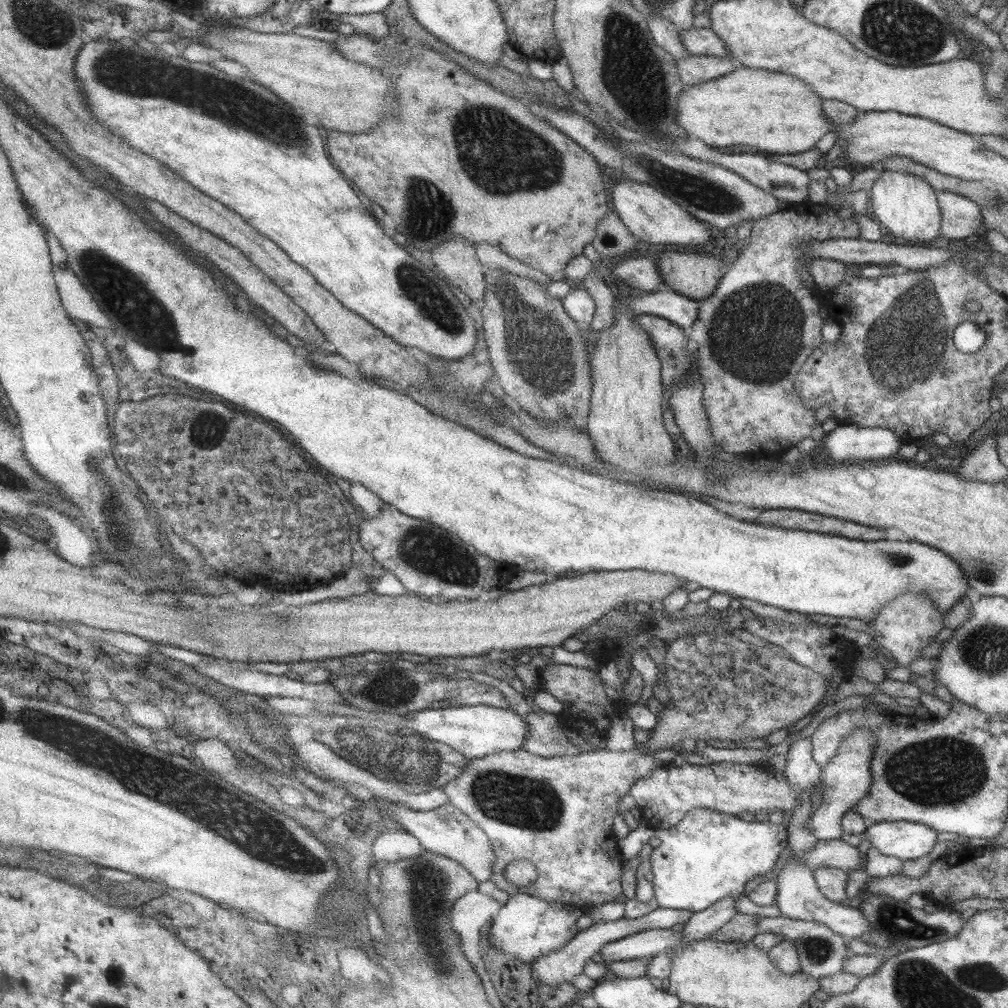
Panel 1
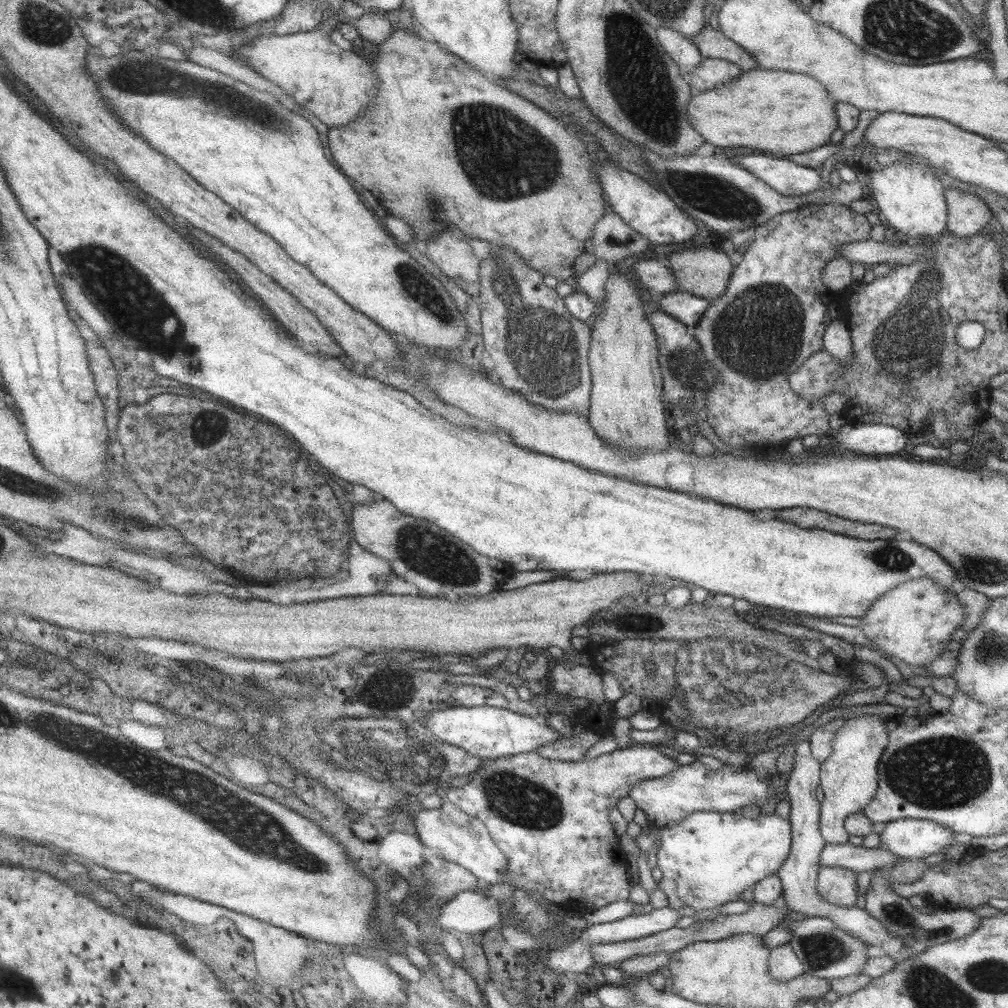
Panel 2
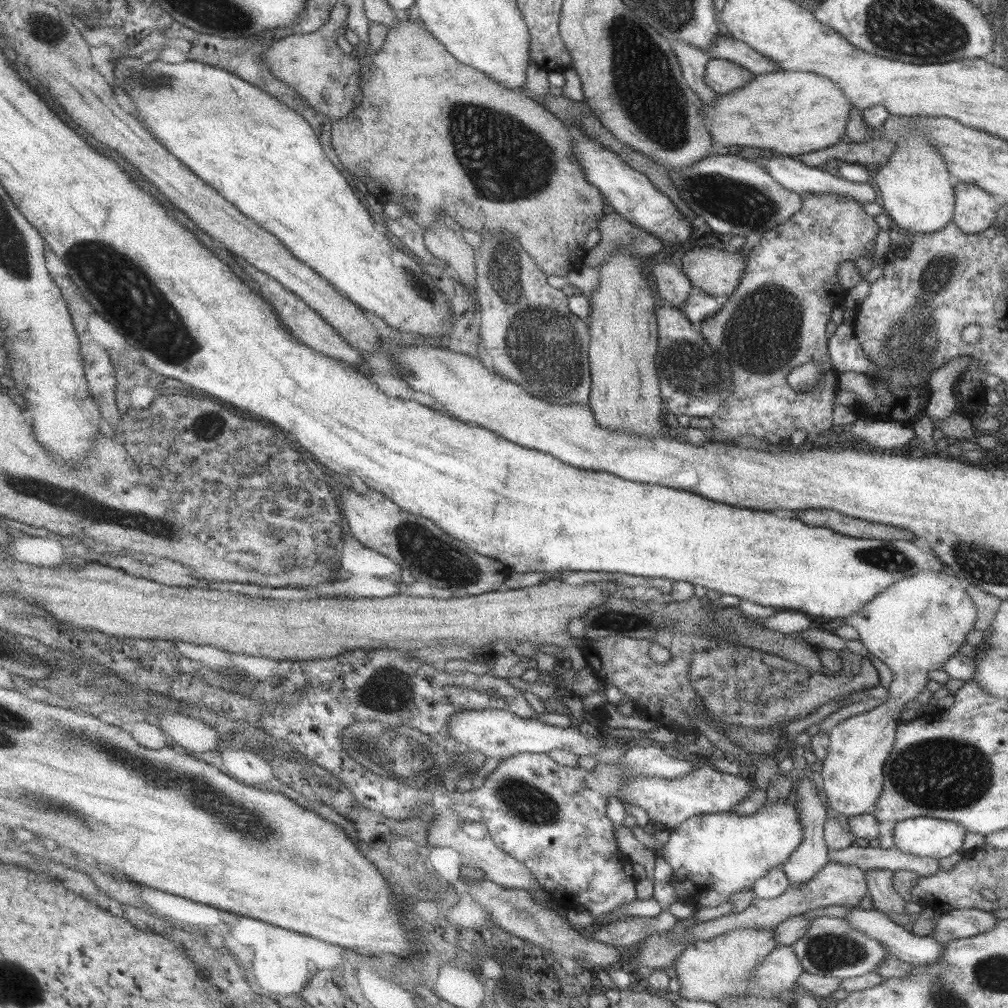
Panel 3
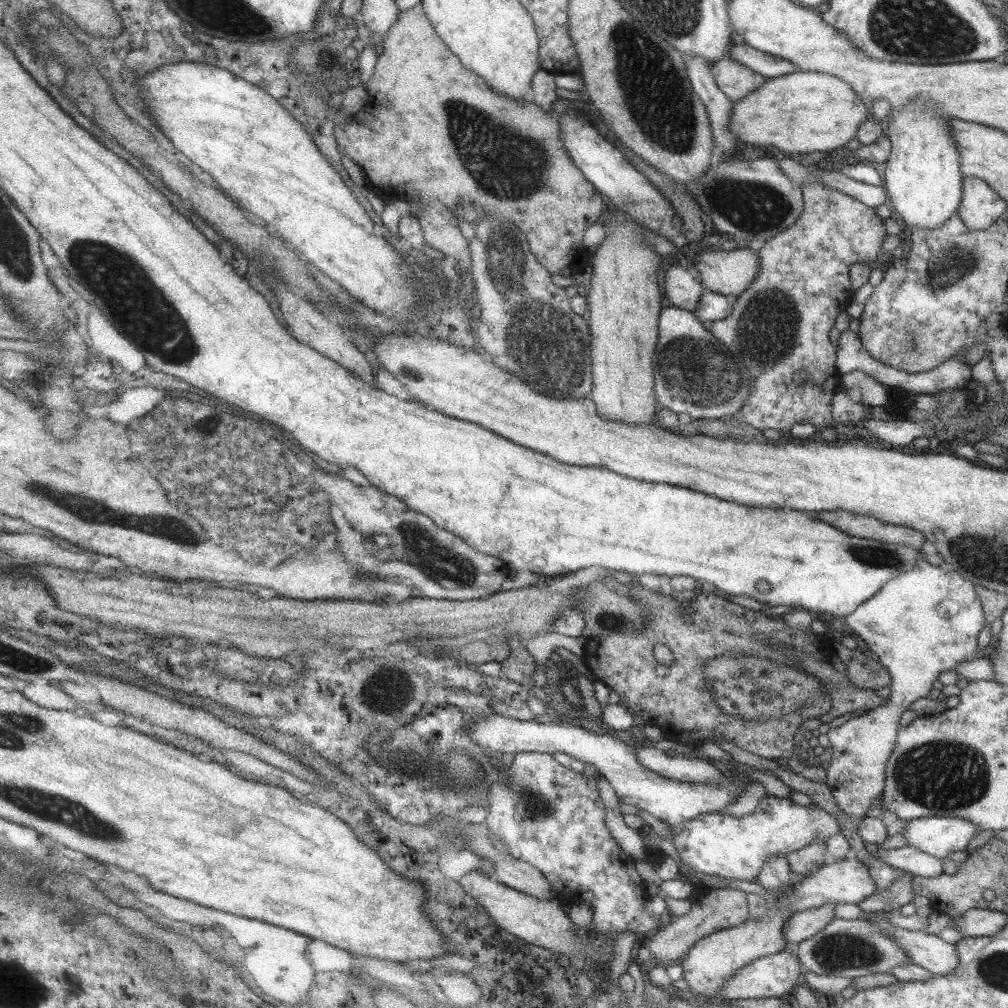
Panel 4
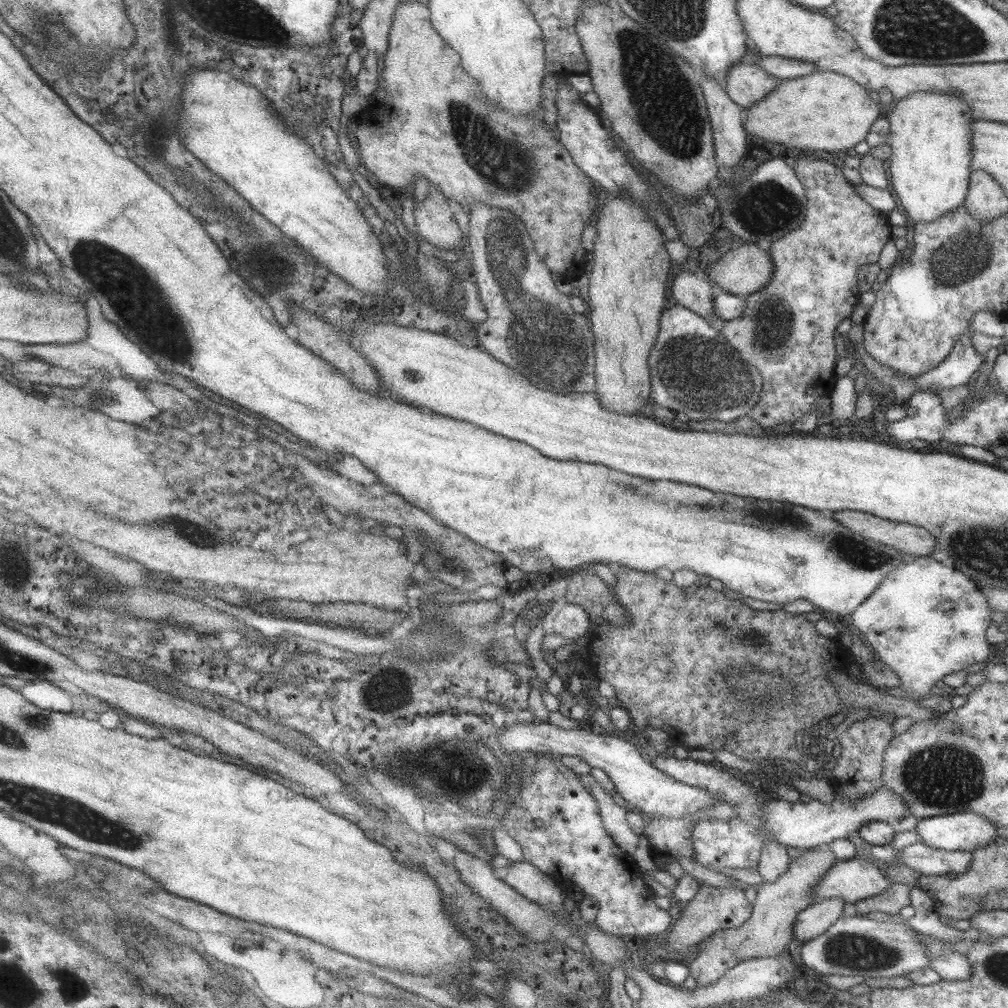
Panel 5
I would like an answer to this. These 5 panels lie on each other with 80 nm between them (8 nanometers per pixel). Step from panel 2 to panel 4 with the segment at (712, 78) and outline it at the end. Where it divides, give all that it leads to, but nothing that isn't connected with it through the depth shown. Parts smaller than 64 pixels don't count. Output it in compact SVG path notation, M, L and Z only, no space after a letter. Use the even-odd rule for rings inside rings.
M727 56L716 60L711 69L713 82L732 103L746 97L745 94L754 91L766 81L765 76L753 72L750 68L743 66L736 60L731 60Z

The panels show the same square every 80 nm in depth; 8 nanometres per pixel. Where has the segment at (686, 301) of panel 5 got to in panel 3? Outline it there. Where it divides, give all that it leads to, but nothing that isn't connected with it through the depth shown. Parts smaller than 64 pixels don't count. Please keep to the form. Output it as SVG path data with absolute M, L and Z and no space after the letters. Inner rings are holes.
M656 263L649 270L649 278L655 284L659 298L663 298L667 305L681 306L687 298L692 286L678 265Z

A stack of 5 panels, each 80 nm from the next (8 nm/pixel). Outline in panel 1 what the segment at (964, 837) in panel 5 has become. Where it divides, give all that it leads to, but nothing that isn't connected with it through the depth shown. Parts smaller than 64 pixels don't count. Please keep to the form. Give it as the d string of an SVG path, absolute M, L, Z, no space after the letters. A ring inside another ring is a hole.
M894 820L872 823L864 830L863 838L877 852L907 860L927 855L936 834L924 824Z

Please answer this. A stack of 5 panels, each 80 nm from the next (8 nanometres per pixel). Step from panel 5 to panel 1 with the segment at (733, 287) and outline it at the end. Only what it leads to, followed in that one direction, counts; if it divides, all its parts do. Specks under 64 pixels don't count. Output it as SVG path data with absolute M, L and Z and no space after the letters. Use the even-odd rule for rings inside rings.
M661 252L654 263L664 285L691 299L708 297L726 268L718 256L711 254Z

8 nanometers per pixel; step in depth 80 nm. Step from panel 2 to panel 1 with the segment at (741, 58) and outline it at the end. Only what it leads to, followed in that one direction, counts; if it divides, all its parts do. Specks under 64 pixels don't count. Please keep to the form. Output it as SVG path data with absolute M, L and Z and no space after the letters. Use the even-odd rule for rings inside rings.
M710 27L677 29L680 43L689 54L728 57L723 41Z

